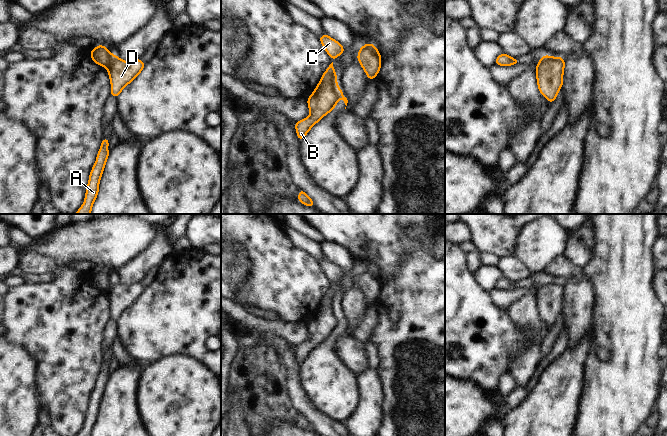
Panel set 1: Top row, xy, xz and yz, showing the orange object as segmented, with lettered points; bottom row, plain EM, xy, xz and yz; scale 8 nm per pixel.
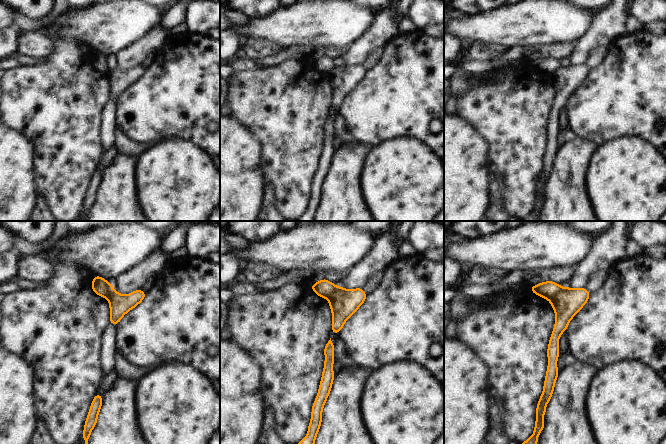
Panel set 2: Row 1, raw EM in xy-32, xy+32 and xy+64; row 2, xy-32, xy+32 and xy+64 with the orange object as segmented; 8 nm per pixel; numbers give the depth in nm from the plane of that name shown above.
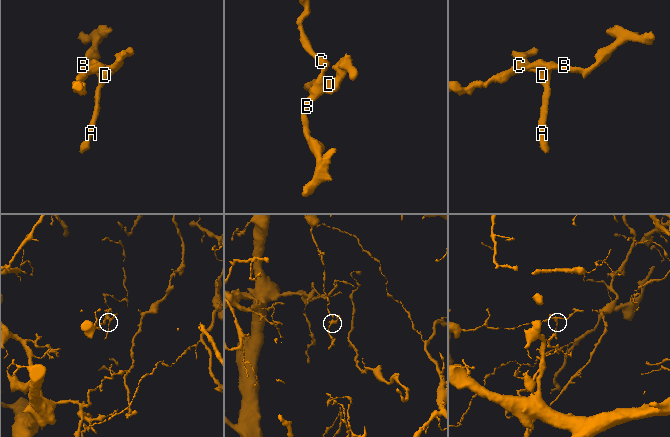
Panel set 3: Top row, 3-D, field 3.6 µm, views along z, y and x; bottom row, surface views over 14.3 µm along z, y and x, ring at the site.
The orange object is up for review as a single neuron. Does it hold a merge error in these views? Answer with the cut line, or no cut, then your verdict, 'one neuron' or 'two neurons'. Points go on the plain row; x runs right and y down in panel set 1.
cut xy (115, 279), (106, 291); two neurons

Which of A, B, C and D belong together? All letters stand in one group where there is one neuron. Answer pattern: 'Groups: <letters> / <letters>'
Groups: A D / B C.

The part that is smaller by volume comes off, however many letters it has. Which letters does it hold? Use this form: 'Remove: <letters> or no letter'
Remove: A, D

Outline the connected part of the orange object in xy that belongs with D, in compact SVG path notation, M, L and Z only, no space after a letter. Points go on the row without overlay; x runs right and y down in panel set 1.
M115 279L106 291L111 305L110 319L118 321L123 312L131 307L144 291L145 288L140 283L125 286Z

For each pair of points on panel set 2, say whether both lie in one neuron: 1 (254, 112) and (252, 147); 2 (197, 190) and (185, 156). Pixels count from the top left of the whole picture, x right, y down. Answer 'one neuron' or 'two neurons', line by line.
1: two neurons
2: one neuron

